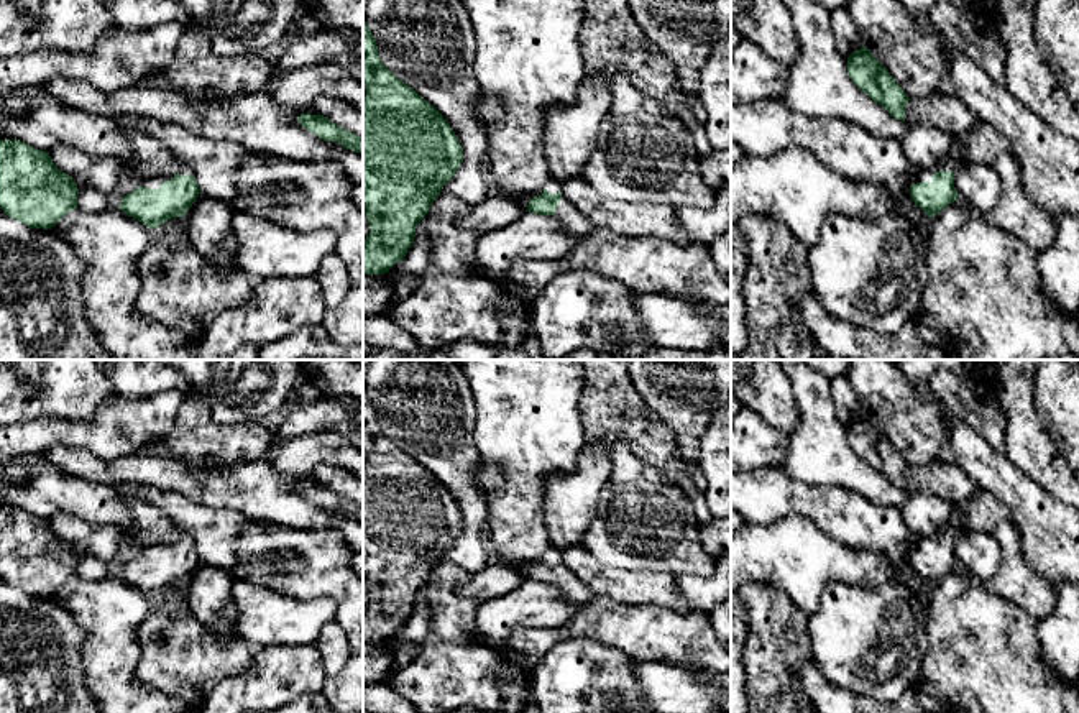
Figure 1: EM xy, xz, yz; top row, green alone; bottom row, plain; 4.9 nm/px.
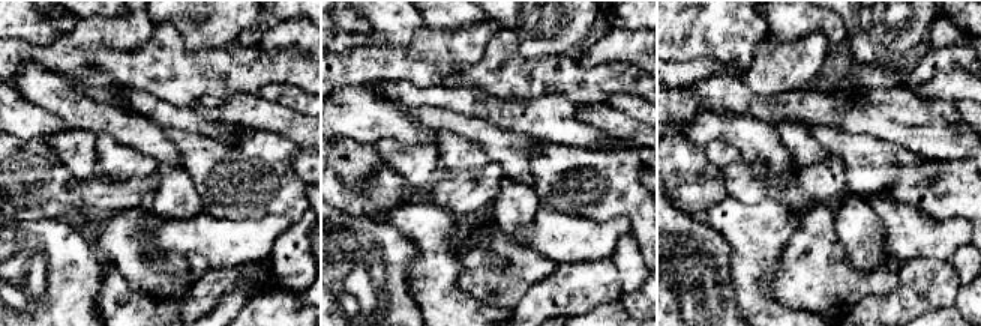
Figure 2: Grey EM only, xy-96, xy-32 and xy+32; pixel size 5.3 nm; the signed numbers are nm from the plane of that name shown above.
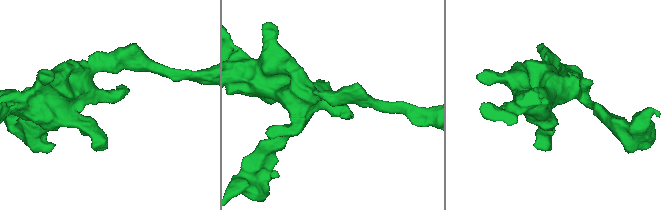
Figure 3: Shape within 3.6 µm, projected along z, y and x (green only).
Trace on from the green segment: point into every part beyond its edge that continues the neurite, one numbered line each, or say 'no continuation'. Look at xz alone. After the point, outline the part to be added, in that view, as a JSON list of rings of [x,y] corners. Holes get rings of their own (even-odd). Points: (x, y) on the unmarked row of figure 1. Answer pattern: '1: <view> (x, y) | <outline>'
1: xz (575, 592) | [[[550,545],[549,550],[545,552],[545,557],[550,562],[555,562],[555,560],[562,562],[562,568],[557,573],[557,580],[553,582],[553,585],[560,590],[560,593],[567,598],[567,601],[572,603],[573,606],[576,606],[578,610],[583,605],[586,605],[593,598],[593,593],[581,580],[578,580],[563,565],[563,560],[562,560],[562,555],[560,555],[560,549]]]

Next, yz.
1: yz (958, 528) | [[[956,516],[956,519],[953,521],[953,524],[948,527],[948,529],[944,529],[944,531],[941,531],[941,532],[938,532],[938,534],[933,534],[933,536],[930,536],[930,537],[925,537],[913,550],[911,550],[911,554],[913,552],[916,552],[916,550],[933,550],[933,547],[931,547],[931,544],[934,542],[934,540],[938,540],[938,539],[951,539],[951,540],[956,540],[959,536],[962,536],[962,534],[966,534],[966,532],[969,532],[971,529],[967,529],[966,527],[966,519],[962,518],[962,516]]]

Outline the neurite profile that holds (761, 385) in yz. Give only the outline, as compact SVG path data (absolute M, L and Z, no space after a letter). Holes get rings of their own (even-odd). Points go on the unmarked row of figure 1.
M731 360L731 394L772 427L785 434L797 427L792 383L777 360Z

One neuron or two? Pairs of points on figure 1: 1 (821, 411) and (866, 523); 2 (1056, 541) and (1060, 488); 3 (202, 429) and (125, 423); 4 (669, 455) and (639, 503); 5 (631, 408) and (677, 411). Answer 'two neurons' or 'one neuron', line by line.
1: two neurons
2: two neurons
3: two neurons
4: two neurons
5: two neurons

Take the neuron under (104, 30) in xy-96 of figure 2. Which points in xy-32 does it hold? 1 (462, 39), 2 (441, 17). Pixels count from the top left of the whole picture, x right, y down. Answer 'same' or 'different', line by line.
1: same
2: different

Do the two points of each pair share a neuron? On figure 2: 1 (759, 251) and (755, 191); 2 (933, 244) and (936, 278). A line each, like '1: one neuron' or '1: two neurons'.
1: two neurons
2: two neurons

